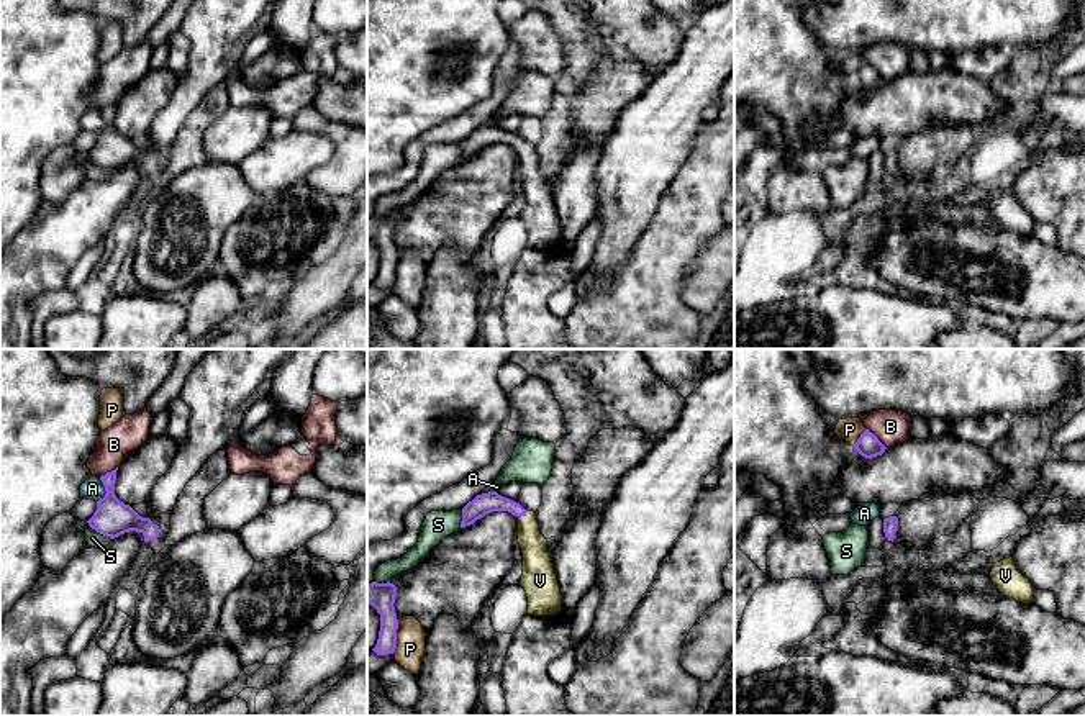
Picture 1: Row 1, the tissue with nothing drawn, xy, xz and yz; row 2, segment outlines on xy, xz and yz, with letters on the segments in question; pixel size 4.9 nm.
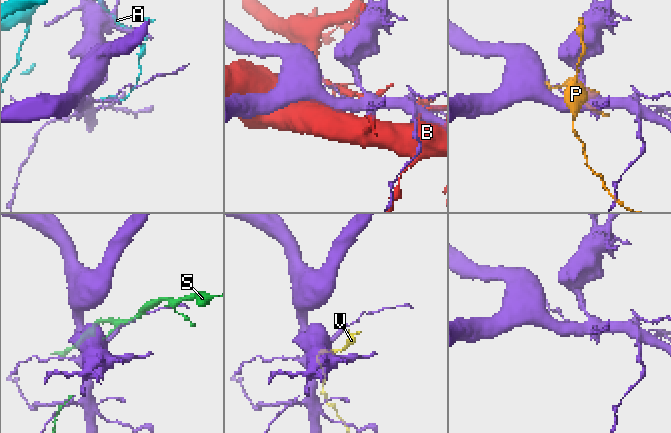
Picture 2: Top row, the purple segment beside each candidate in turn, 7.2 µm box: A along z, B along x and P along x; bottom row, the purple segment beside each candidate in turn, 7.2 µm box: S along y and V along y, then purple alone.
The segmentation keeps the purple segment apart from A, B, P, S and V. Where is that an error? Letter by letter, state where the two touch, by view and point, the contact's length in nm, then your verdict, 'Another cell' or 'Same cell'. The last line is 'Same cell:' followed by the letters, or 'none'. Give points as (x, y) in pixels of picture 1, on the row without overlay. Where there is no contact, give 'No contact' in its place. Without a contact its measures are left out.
A: Touches purple at xy (105, 123). Shared border 120 nm. Another cell
B: Touches purple at yz (877, 71). Shared border 140 nm. Another cell
P: Touches purple at xz (395, 271). Shared border 160 nm. Another cell
S: Touches purple at xy (100, 166). Shared border 120 nm. Another cell
V: Touches purple at xz (523, 148). Shared border 70 nm. Same cell
Same cell: V

